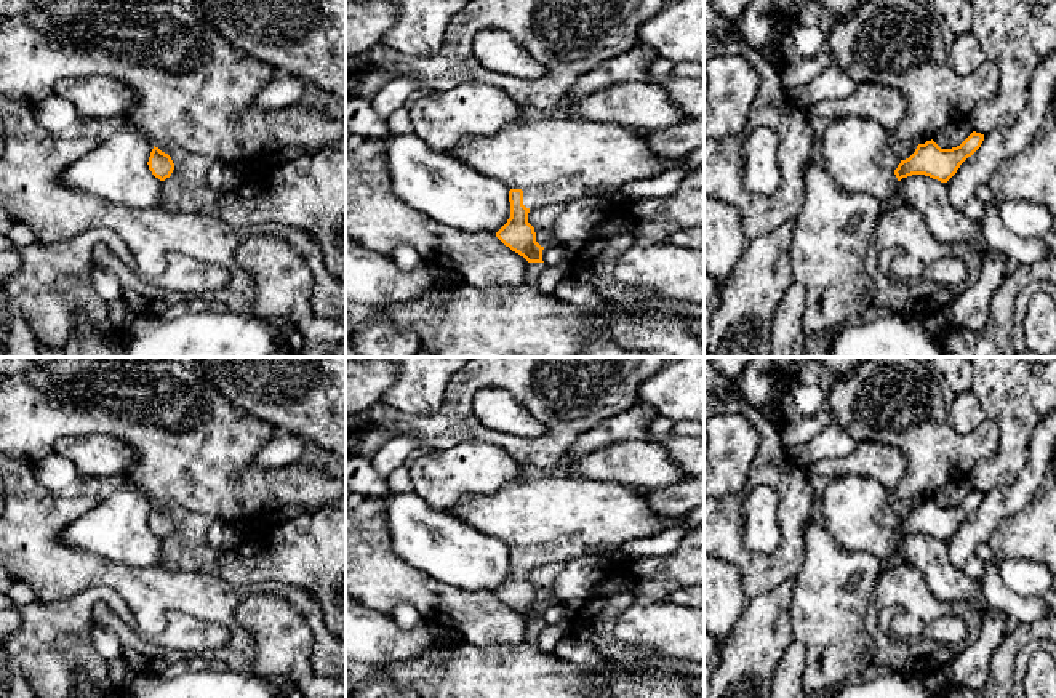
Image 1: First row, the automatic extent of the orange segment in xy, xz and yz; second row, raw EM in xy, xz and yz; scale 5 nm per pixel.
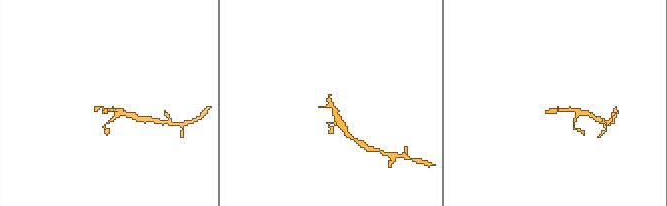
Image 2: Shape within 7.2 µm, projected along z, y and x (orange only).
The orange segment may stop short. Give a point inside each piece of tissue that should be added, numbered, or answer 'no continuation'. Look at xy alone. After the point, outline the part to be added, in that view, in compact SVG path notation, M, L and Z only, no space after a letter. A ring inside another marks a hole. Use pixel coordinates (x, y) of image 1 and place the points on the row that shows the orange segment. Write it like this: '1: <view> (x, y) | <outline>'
no continuation

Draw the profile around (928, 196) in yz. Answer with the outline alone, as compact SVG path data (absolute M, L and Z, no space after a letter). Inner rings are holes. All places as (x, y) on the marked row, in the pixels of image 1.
M925 174L902 178L898 181L896 202L917 208L938 242L965 243L976 251L987 251L982 224L954 208L947 183Z

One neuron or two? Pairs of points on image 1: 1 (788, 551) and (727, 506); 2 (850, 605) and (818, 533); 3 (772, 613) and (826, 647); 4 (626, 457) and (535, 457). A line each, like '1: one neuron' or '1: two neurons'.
1: one neuron
2: one neuron
3: two neurons
4: two neurons

